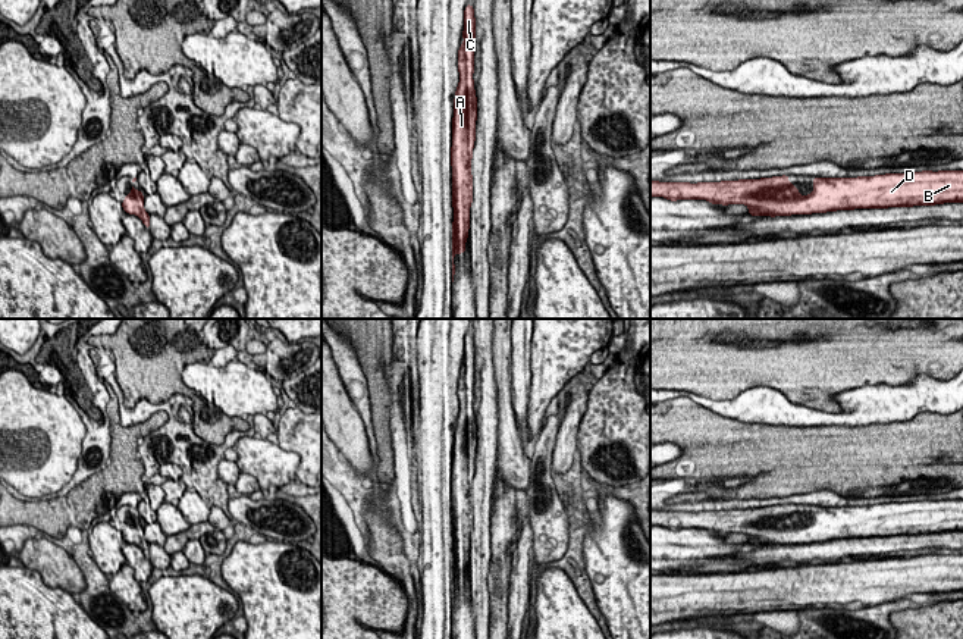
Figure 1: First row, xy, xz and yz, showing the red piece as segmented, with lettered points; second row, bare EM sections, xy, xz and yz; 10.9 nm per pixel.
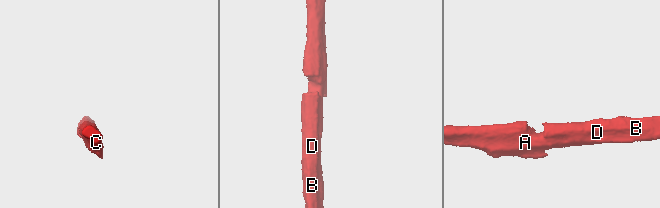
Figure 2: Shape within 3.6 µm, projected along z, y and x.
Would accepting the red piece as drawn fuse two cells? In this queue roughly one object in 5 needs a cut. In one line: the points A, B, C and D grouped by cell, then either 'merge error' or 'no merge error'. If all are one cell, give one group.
A B C D; no merge error

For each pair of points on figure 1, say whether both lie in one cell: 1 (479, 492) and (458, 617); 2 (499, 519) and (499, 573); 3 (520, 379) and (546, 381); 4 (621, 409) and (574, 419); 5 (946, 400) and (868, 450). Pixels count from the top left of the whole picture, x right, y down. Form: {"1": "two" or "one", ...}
{"1": "two", "2": "one", "3": "two", "4": "two", "5": "two"}

